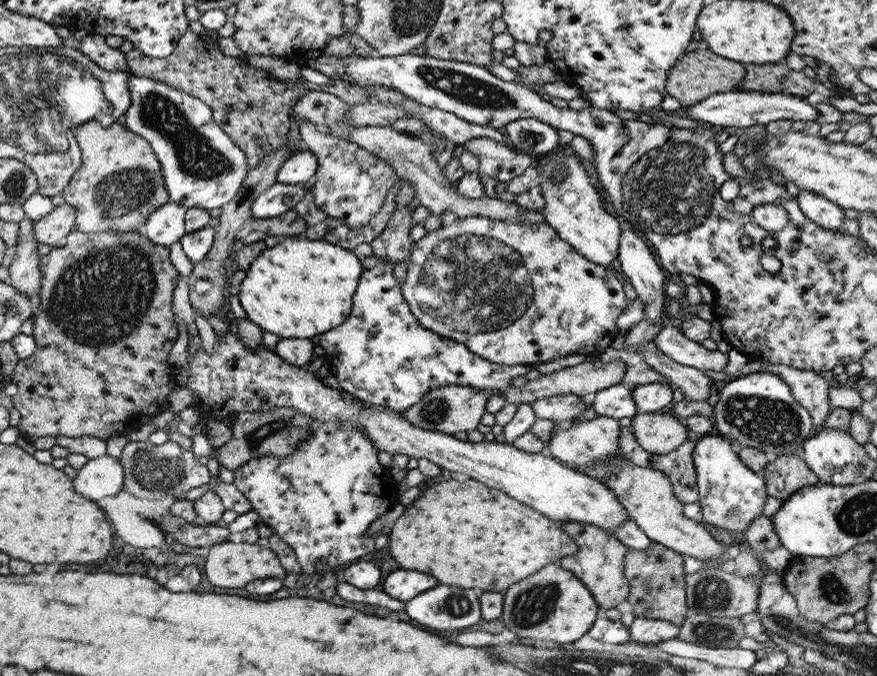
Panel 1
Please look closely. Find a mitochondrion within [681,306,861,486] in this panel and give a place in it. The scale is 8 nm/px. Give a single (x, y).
(769, 420)

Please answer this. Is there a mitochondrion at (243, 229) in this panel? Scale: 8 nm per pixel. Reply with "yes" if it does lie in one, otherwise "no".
no

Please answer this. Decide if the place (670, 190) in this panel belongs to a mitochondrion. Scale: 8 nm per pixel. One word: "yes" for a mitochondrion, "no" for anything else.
yes

